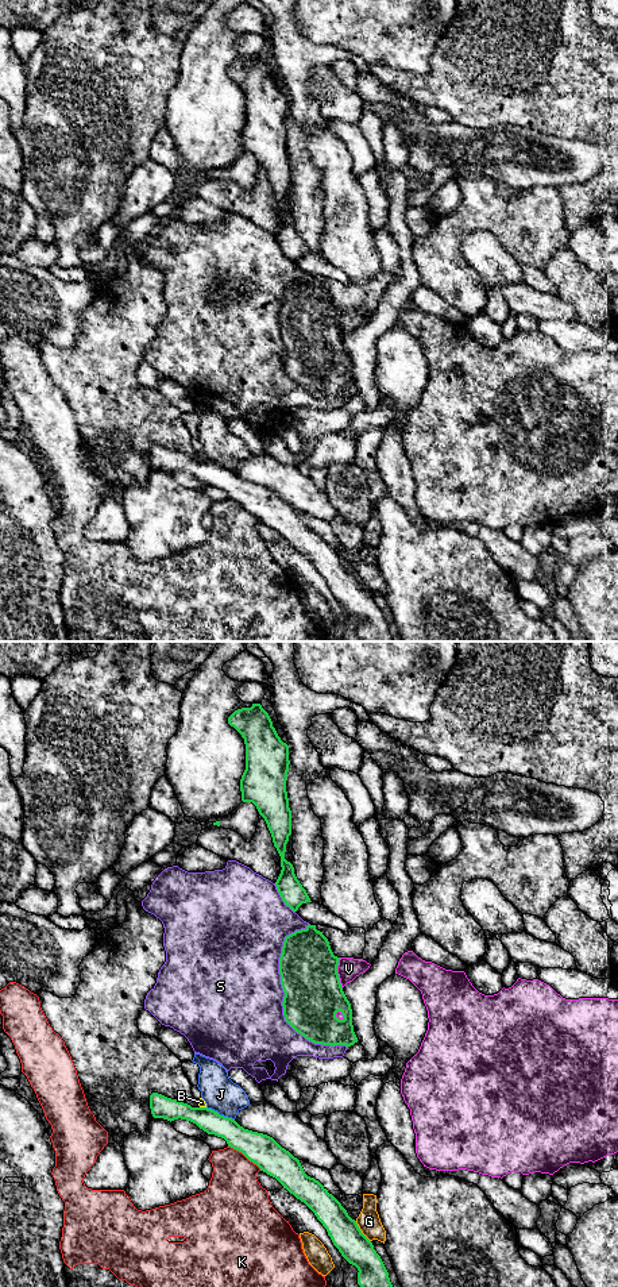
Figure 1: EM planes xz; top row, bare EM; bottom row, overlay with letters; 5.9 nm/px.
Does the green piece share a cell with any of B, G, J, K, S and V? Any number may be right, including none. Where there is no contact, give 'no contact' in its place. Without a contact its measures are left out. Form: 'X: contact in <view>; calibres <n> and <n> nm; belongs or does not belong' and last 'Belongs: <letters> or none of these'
B: contact in xz; calibres 140 and 50 nm; does not belong
G: contact in xz; calibres 180 and 140 nm; does not belong
J: contact in xz; calibres 150 and 200 nm; does not belong
K: contact in xz; calibres 190 and 320 nm; does not belong
S: contact in xz; calibres 340 and 480 nm; does not belong
V: contact in xz; calibres 340 and 140 nm; does not belong
Belongs: none of these

